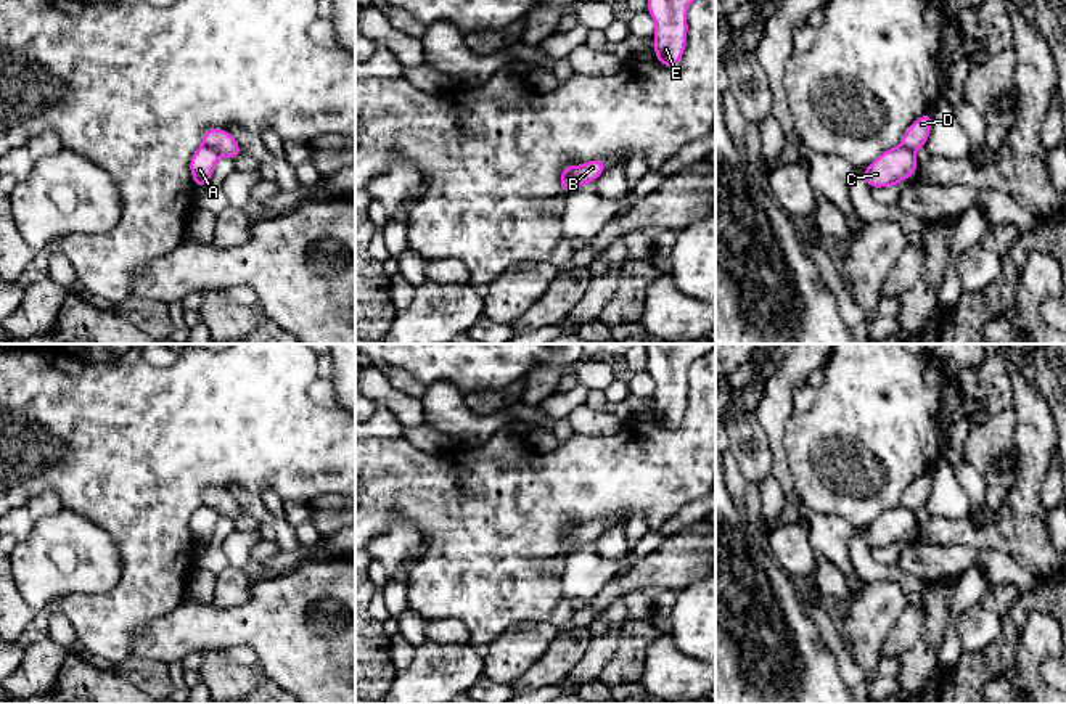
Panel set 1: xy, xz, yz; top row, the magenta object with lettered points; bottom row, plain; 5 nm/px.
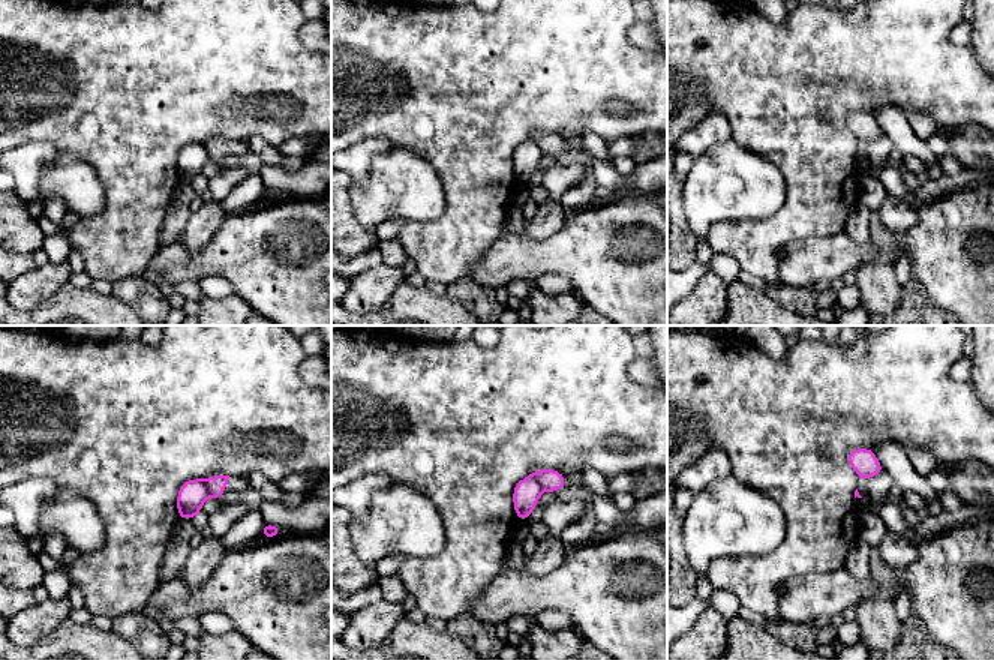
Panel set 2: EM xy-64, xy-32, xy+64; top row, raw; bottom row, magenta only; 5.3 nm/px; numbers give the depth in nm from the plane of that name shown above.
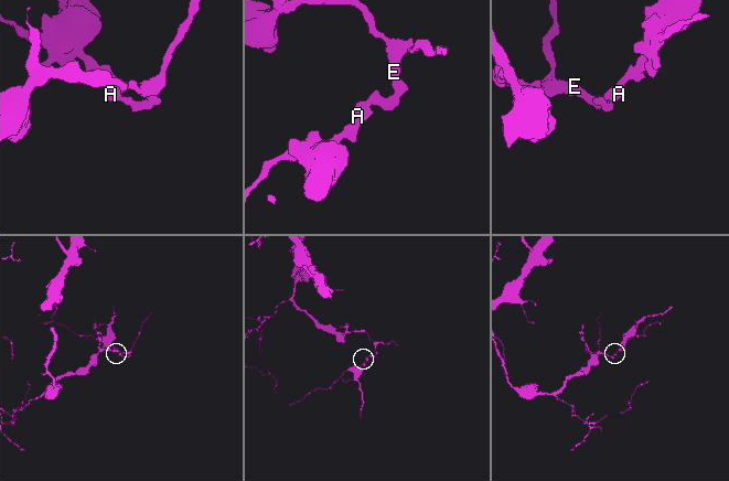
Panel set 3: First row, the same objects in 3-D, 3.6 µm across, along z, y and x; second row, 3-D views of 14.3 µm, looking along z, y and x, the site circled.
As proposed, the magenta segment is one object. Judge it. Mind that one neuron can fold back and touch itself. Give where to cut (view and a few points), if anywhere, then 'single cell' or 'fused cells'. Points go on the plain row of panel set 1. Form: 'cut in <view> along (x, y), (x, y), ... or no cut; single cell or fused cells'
cut in xy along (203, 503), (221, 515); fused cells

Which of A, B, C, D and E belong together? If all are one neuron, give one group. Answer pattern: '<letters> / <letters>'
A C E / B D

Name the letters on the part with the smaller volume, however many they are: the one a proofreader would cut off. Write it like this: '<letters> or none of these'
B, D

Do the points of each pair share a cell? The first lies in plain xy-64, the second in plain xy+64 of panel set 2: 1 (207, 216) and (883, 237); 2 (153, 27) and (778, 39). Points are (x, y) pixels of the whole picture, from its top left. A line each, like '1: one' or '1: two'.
1: two
2: one

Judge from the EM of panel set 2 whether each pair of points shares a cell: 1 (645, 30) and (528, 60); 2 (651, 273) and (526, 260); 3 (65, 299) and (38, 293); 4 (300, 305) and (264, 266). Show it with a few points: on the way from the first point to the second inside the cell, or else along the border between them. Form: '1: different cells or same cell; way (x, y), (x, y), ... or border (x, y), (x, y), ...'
1: different cells; border (636, 20), (628, 38), (636, 45), (651, 50)
2: same cell; way (619, 266), (604, 260), (558, 260)
3: different cells; border (68, 281), (29, 309)
4: same cell; way (294, 296), (273, 275)

